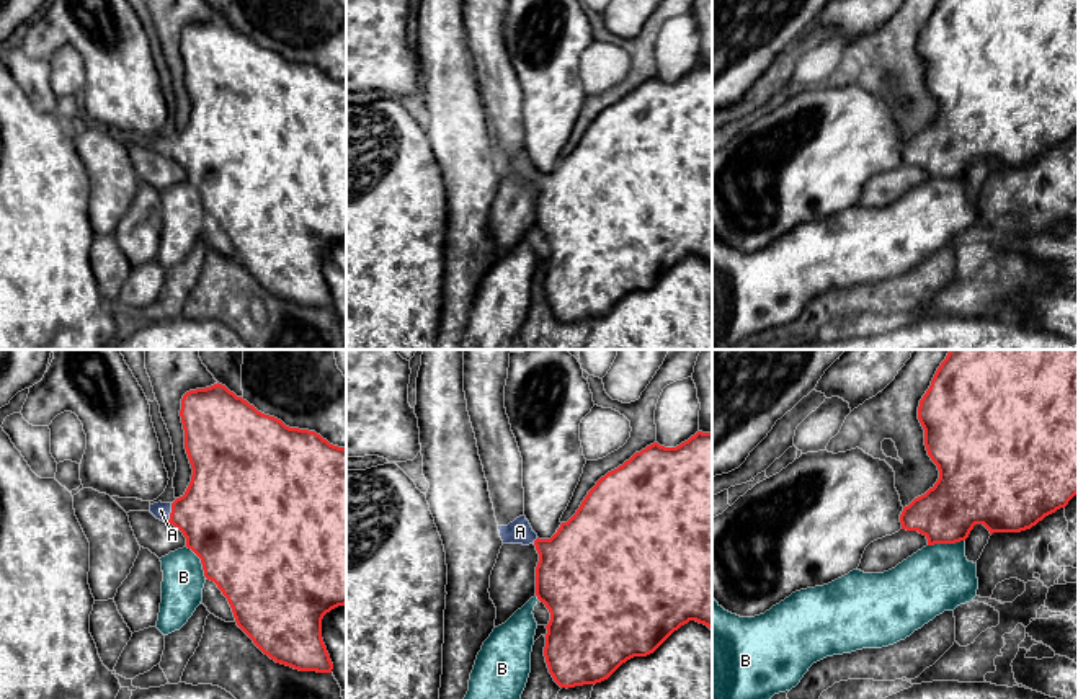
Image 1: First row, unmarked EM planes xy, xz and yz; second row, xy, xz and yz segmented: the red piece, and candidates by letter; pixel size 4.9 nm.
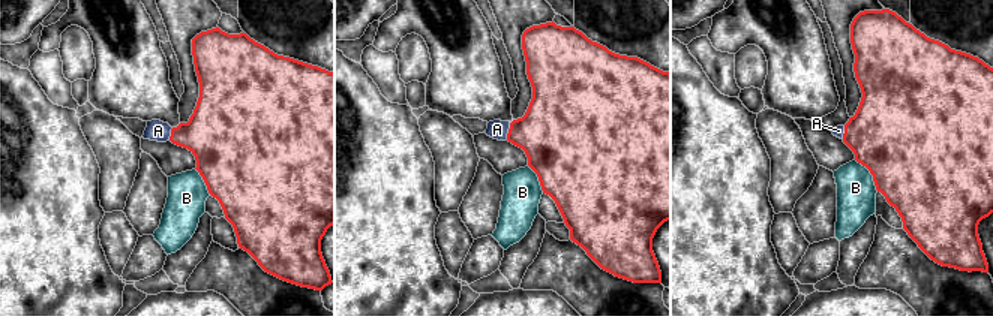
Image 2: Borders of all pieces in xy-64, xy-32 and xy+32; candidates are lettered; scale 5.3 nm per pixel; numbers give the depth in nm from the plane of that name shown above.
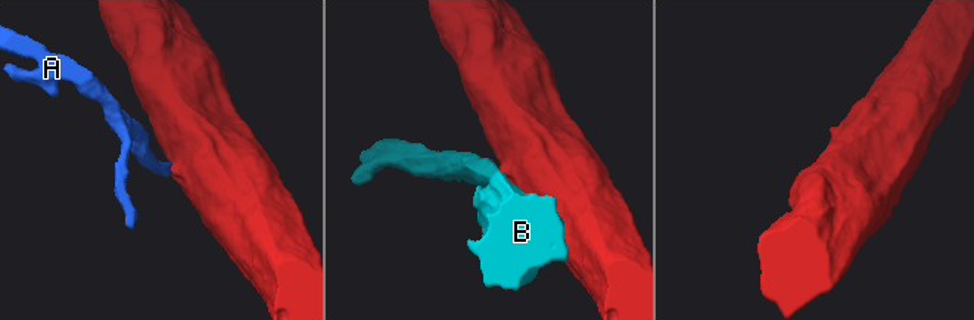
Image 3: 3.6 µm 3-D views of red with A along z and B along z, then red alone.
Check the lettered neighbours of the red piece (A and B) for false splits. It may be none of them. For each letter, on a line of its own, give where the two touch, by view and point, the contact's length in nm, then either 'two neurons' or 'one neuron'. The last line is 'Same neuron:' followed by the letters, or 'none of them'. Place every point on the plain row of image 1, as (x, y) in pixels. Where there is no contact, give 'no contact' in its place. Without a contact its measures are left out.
A: contact xy (172, 146); length 90 nm; one neuron
B: contact yz (946, 177); length 190 nm; two neurons
Same neuron: A

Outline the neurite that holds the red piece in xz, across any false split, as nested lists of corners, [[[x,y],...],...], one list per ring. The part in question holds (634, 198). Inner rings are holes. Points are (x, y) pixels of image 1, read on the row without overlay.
[[[697,65],[676,82],[665,82],[653,77],[635,87],[622,100],[596,116],[577,147],[567,157],[562,157],[550,173],[539,173],[524,149],[508,160],[498,160],[498,165],[503,178],[534,178],[539,188],[536,230],[550,247],[550,255],[546,260],[544,291],[549,307],[560,322],[568,323],[608,314],[627,294],[653,287],[675,265],[689,255],[704,258],[712,265],[712,67]]]

